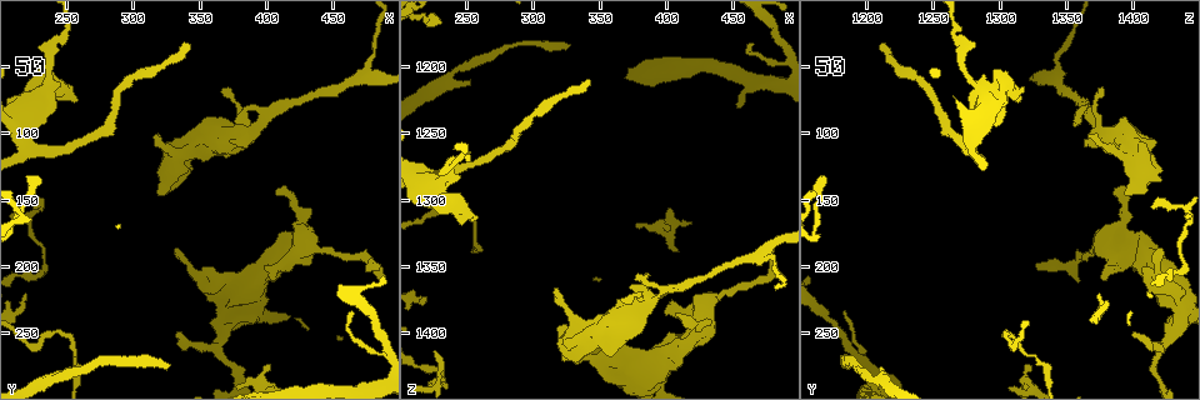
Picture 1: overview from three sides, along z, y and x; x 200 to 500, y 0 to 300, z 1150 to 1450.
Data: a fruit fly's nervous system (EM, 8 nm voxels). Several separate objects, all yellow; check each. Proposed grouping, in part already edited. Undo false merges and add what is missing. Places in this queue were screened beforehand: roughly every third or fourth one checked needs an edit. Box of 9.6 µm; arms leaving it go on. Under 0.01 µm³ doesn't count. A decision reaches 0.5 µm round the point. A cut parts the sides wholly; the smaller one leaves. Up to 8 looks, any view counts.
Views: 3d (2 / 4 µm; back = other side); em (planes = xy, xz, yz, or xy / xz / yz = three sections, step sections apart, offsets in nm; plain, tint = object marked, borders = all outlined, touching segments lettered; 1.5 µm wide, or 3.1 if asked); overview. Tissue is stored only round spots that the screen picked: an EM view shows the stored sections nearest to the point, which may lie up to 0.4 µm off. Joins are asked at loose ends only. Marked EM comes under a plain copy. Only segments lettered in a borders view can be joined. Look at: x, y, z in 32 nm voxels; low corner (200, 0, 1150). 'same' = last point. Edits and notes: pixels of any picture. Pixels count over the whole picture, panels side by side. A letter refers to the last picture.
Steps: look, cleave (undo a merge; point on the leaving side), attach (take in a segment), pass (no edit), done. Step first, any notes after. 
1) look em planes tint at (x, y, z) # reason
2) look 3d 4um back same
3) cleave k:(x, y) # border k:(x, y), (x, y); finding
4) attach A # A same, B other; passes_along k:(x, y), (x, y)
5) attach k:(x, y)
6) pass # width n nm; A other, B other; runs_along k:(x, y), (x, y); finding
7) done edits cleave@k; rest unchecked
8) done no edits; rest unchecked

look em planes tint at (400, 272, 1320) # tapers out

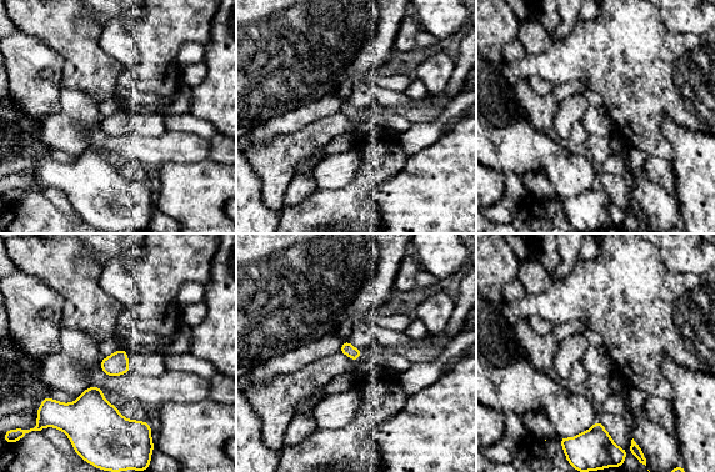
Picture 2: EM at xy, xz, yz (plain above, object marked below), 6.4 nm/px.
look em planes borders same

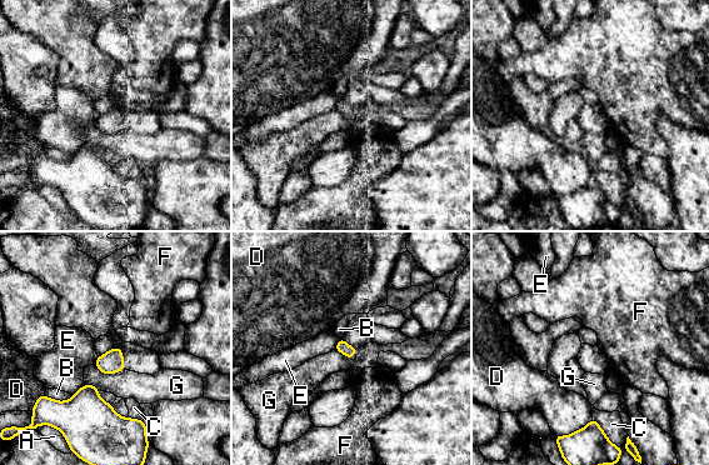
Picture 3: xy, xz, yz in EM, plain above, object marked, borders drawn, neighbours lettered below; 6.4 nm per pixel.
pass # width 140 nm; A other, B other, C other, D other, E other, F other, G other; no lettered segment goes on from it

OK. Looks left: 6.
look 3d 2um at (246, 248, 1304) # sharp bend

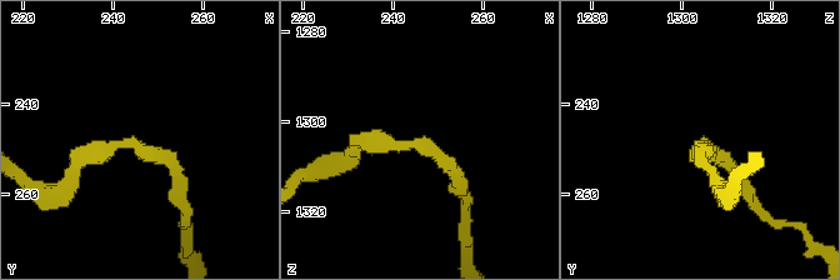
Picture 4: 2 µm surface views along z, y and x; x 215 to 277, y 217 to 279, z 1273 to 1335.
look em yz step 4 borders at (244, 250, 1306)

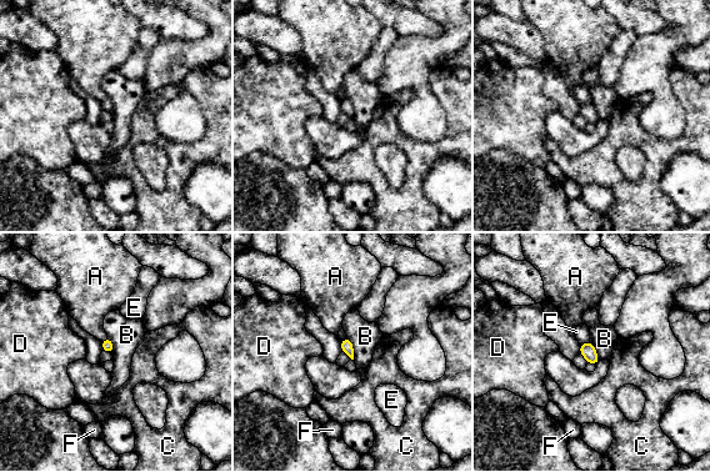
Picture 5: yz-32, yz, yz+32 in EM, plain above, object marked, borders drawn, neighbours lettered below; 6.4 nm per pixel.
look em planes borders same # cut it another way

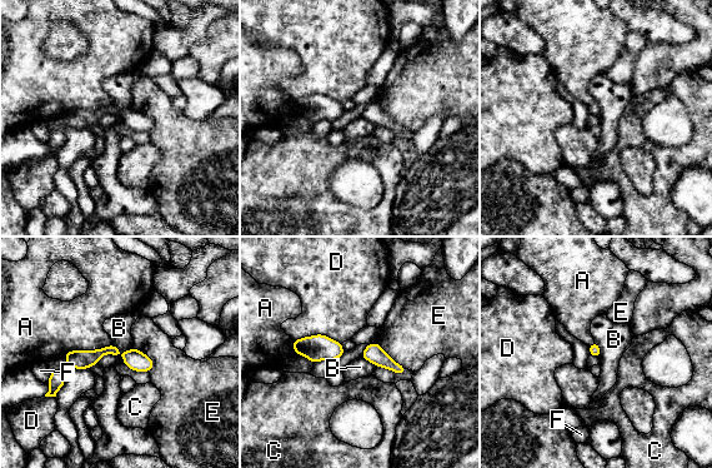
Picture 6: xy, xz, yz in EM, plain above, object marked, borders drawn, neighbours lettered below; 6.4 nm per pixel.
pass # A other, B other, C other, D other, E other, F other; border 6:(111, 344), (118, 348), (124, 363); one cell here

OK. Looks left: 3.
look em planes borders at (410, 144, 1386) # thin end

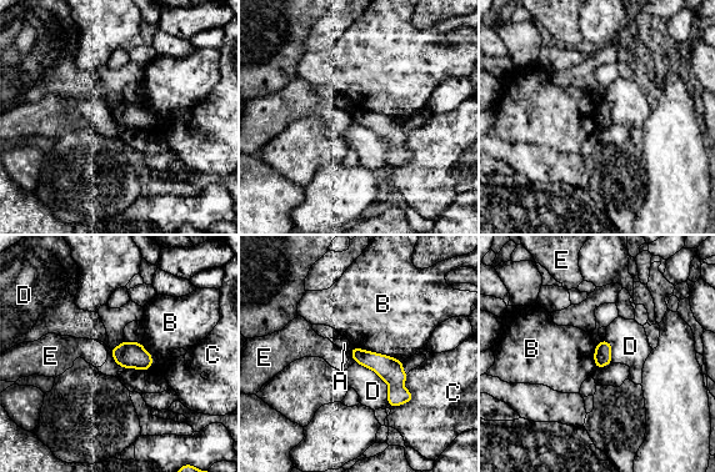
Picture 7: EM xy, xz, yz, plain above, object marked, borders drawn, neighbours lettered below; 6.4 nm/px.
pass # A other, B other, C other, D other, E other; runs_along 7:(354, 352), (375, 361), (406, 398); none of them fits

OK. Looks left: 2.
look em planes borders at (362, 258, 1424) # thick turns thin

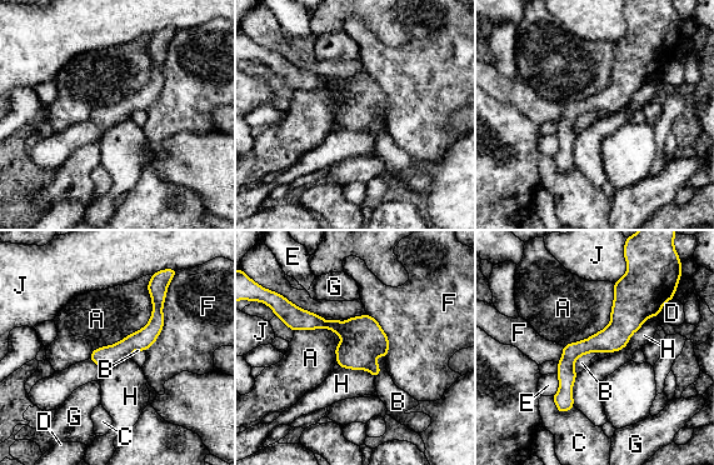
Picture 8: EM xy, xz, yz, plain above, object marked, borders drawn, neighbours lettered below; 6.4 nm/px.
pass # A other, B other, C other, D other, E other, F other, G other, H other, J other; runs_along 8:(634, 289), (628, 315), (567, 361), (562, 409); continuous, no second cell

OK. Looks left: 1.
done no edits; rest unchecked

